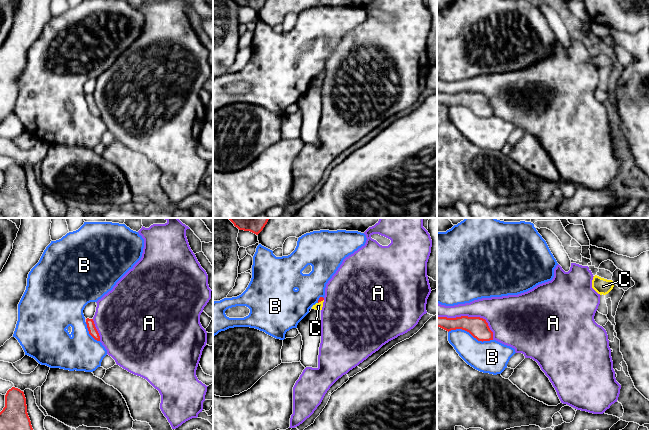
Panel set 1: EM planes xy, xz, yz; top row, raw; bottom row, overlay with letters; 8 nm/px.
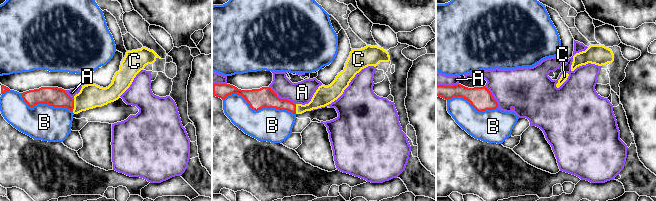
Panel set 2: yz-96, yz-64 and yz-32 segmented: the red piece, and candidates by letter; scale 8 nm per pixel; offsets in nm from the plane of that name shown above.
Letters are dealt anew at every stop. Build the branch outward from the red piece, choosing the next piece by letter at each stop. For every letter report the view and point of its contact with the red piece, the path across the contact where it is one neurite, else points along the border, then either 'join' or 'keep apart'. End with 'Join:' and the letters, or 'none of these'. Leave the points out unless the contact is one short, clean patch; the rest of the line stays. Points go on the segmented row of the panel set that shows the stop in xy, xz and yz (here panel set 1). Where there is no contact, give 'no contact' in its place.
A: contact yz (471, 317); keep apart
B: contact yz (470, 333); keep apart
C: contact xz (320, 301); way xz (321, 298), (320, 301), (318, 306); join
Join: C

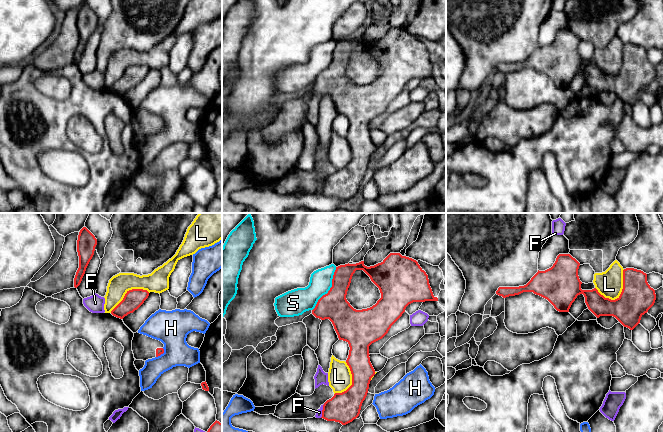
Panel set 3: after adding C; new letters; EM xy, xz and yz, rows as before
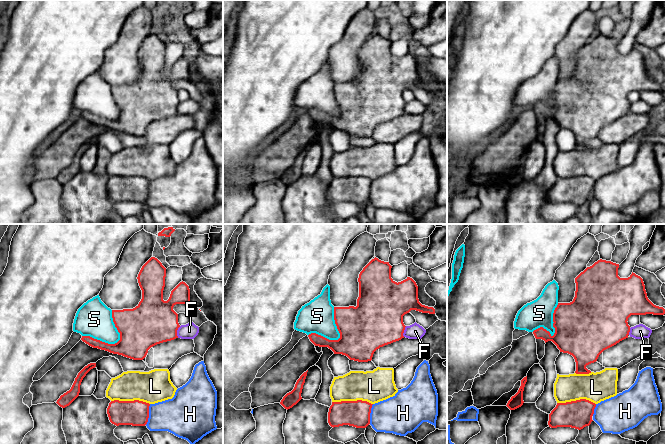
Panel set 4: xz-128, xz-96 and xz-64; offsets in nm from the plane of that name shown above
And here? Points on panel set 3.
F: contact xz (322, 411); keep apart
H: contact xy (161, 353); keep apart
L: contact yz (621, 293); keep apart
S: contact xz (330, 289); keep apart
Join: none of these

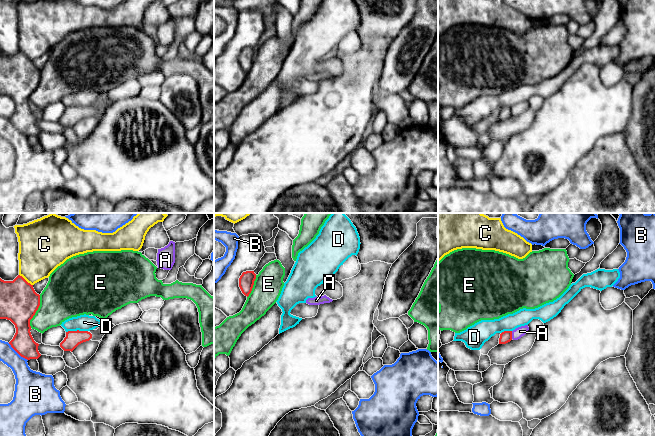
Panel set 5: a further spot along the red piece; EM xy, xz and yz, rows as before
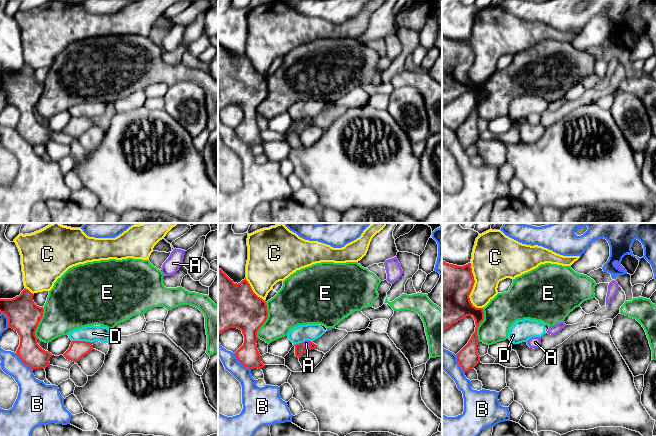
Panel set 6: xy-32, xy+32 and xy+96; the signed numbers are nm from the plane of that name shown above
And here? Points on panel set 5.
A: contact yz (511, 335); border yz (511, 331), (512, 338); keep apart
B: contact xy (18, 353); keep apart
C: contact xy (25, 280); keep apart
D: contact xy (77, 330); border xy (87, 330), (68, 330), (66, 332); keep apart
E: contact xy (36, 310); keep apart
Join: none of these

